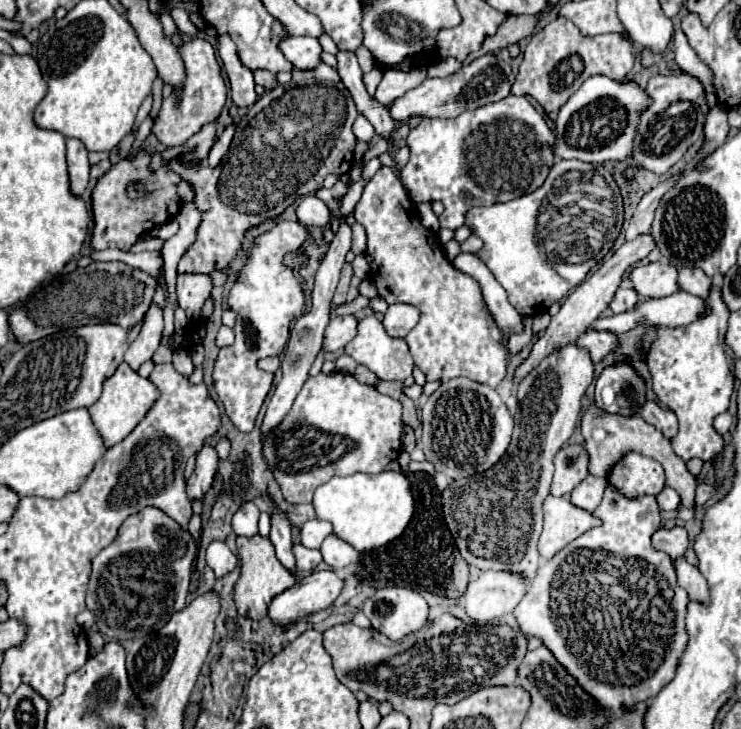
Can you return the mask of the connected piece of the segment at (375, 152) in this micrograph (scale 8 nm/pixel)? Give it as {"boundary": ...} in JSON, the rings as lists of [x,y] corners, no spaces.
{"boundary":[[[381,138],[372,148],[370,148],[362,157],[361,163],[362,165],[366,165],[368,161],[370,161],[374,157],[378,157],[381,153],[384,153],[388,150],[388,141],[386,139]]]}

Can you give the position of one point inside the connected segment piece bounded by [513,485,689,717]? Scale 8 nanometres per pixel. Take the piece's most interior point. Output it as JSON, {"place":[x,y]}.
{"place":[623,649]}

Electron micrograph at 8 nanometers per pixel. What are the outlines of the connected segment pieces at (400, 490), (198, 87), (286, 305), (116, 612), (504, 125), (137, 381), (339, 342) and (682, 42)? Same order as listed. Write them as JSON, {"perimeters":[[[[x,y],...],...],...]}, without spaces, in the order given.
{"perimeters":[[[[395,471],[377,475],[357,473],[349,477],[333,477],[315,489],[313,507],[317,519],[333,525],[333,533],[353,545],[357,551],[371,551],[399,537],[413,517],[413,495],[409,481]]],[[[193,37],[181,47],[181,59],[185,63],[185,81],[181,89],[175,91],[177,95],[171,93],[167,99],[163,99],[161,111],[153,121],[153,133],[165,147],[183,145],[191,135],[201,131],[203,125],[217,121],[227,99],[227,85],[221,77],[221,67],[209,41]]],[[[277,221],[277,225],[253,241],[253,249],[233,283],[227,305],[235,313],[235,343],[219,349],[213,367],[213,387],[225,407],[227,417],[241,433],[251,433],[257,413],[271,389],[273,373],[261,371],[257,361],[263,357],[279,357],[289,339],[289,327],[303,309],[303,289],[283,263],[283,255],[299,249],[307,241],[307,229],[295,221]]],[[[143,507],[139,513],[127,517],[121,523],[115,541],[93,559],[93,573],[87,587],[87,609],[95,615],[95,625],[99,633],[111,641],[125,641],[139,639],[153,631],[159,631],[171,619],[173,613],[185,607],[195,557],[197,543],[191,537],[191,533],[177,521],[173,521],[169,515],[165,515],[161,509]]],[[[509,95],[503,101],[489,103],[477,107],[473,111],[465,111],[455,119],[429,119],[425,117],[407,137],[409,147],[409,163],[401,171],[401,183],[407,191],[409,199],[419,203],[441,201],[445,211],[439,215],[439,223],[445,229],[457,229],[463,225],[465,211],[471,207],[483,207],[493,203],[507,203],[525,193],[533,193],[539,189],[555,161],[553,153],[555,135],[545,123],[543,115],[529,103],[527,97]]],[[[121,363],[117,367],[117,371],[103,383],[103,393],[101,393],[99,401],[89,407],[91,421],[93,421],[99,437],[103,439],[103,445],[109,449],[109,447],[121,443],[135,429],[135,425],[147,415],[147,411],[155,399],[157,399],[157,389],[153,387],[153,383],[149,383],[149,379],[139,377],[135,371],[129,371],[129,367],[125,367],[125,363]]],[[[353,315],[333,317],[323,335],[323,349],[327,353],[341,351],[345,347],[345,343],[349,343],[349,339],[353,339],[353,335],[357,335],[357,319]]],[[[681,29],[673,33],[673,47],[675,47],[675,61],[677,61],[677,65],[685,73],[697,77],[703,83],[707,93],[713,93],[715,91],[713,75],[711,75],[709,67],[705,67],[705,63],[701,63],[697,53],[691,49],[691,45],[689,45],[689,41],[687,41],[687,37],[685,37],[685,33]]]]}

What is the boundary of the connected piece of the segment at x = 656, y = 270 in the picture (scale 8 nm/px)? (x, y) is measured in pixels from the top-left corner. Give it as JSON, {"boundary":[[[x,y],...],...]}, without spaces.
{"boundary":[[[671,263],[637,265],[629,277],[641,297],[667,297],[679,289],[677,267]]]}

